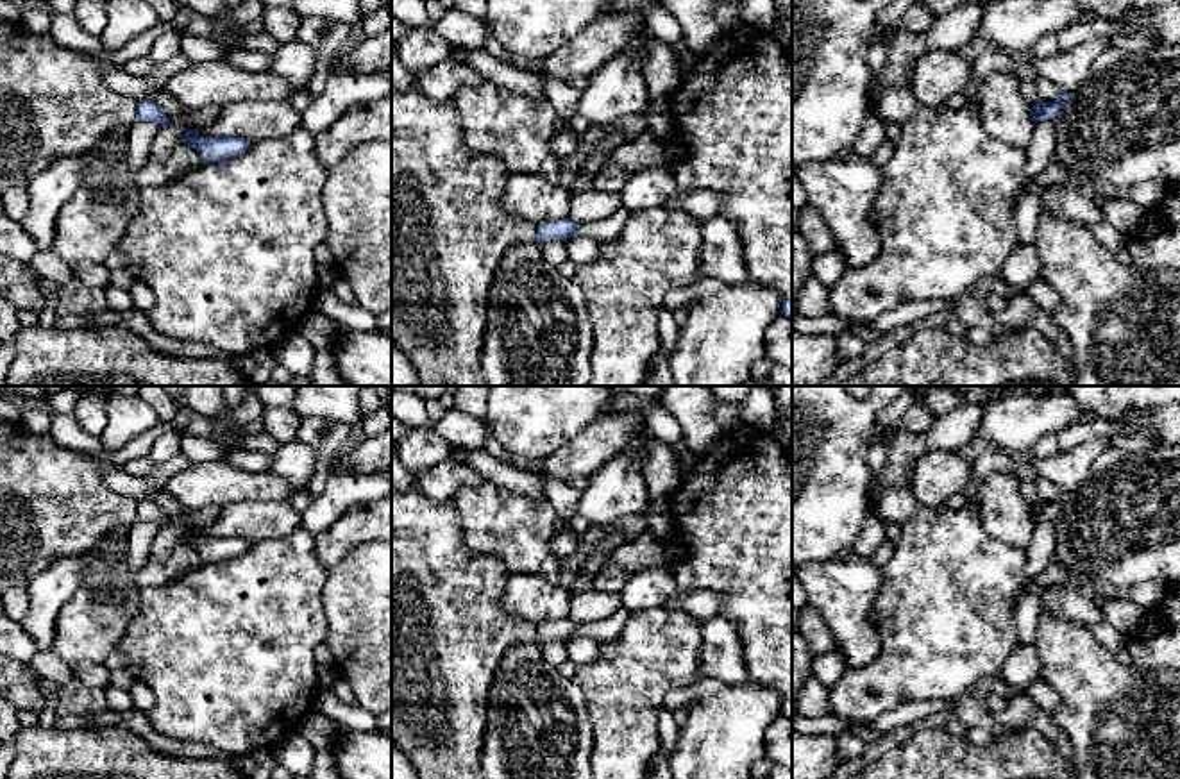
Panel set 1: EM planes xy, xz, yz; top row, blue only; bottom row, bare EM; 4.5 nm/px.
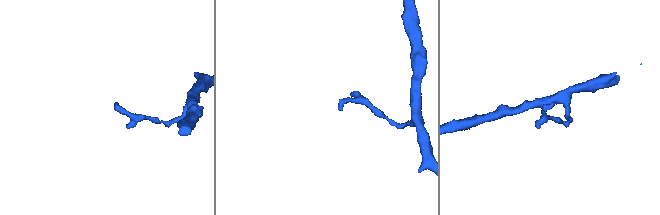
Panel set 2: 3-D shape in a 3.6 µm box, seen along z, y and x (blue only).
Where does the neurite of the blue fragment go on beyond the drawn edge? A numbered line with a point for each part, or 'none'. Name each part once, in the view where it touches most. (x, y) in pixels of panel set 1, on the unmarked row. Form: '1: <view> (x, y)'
none

